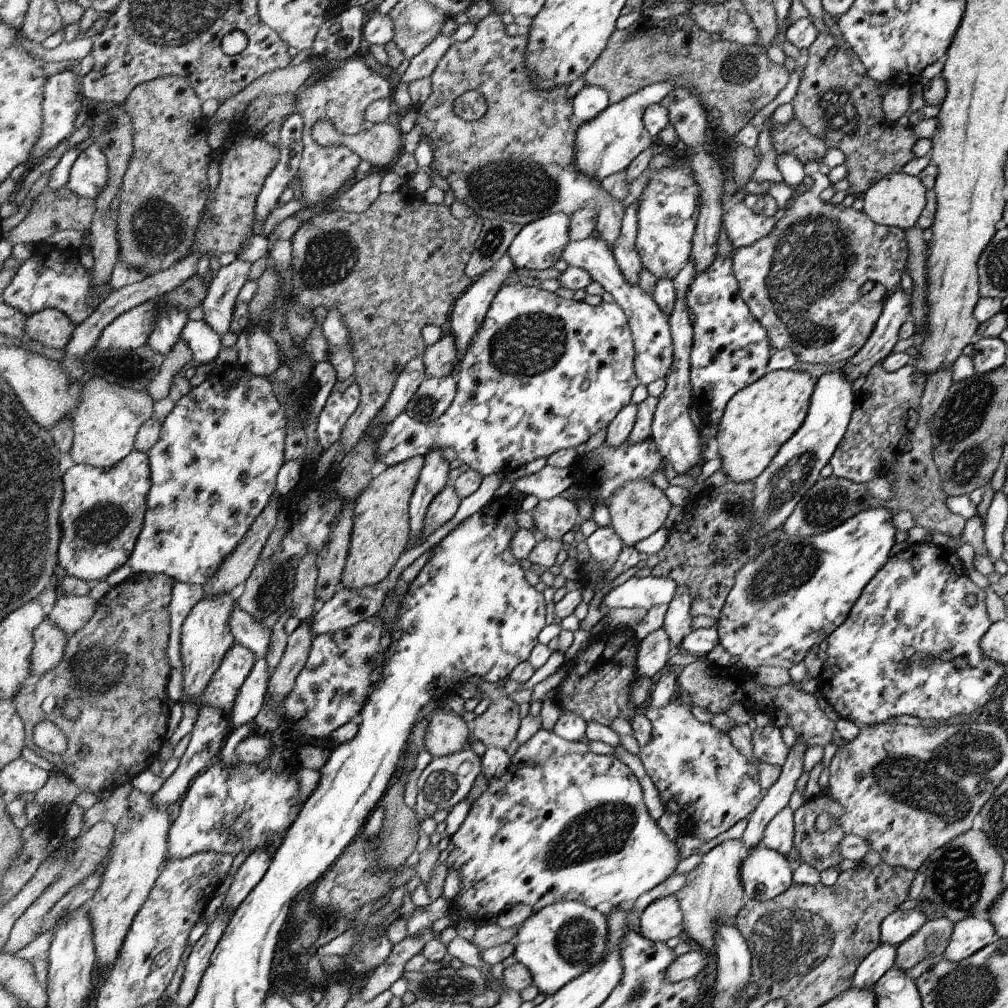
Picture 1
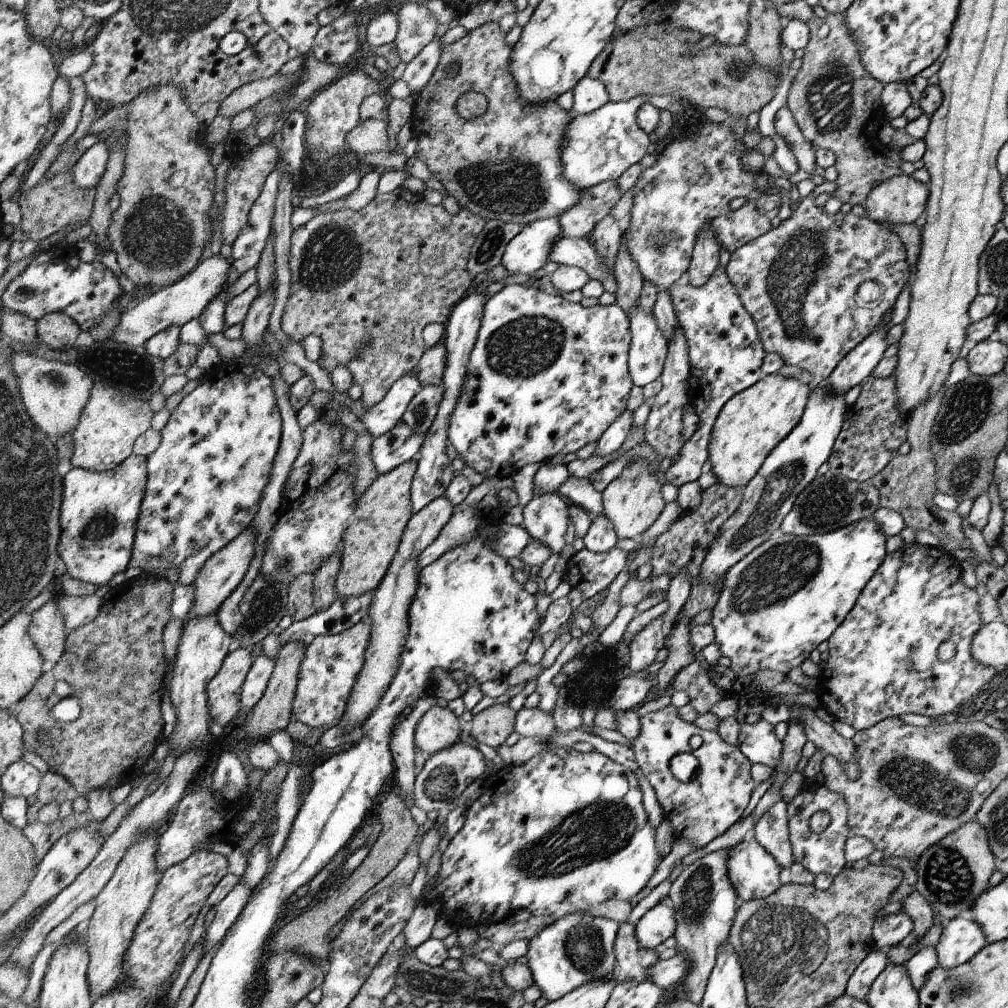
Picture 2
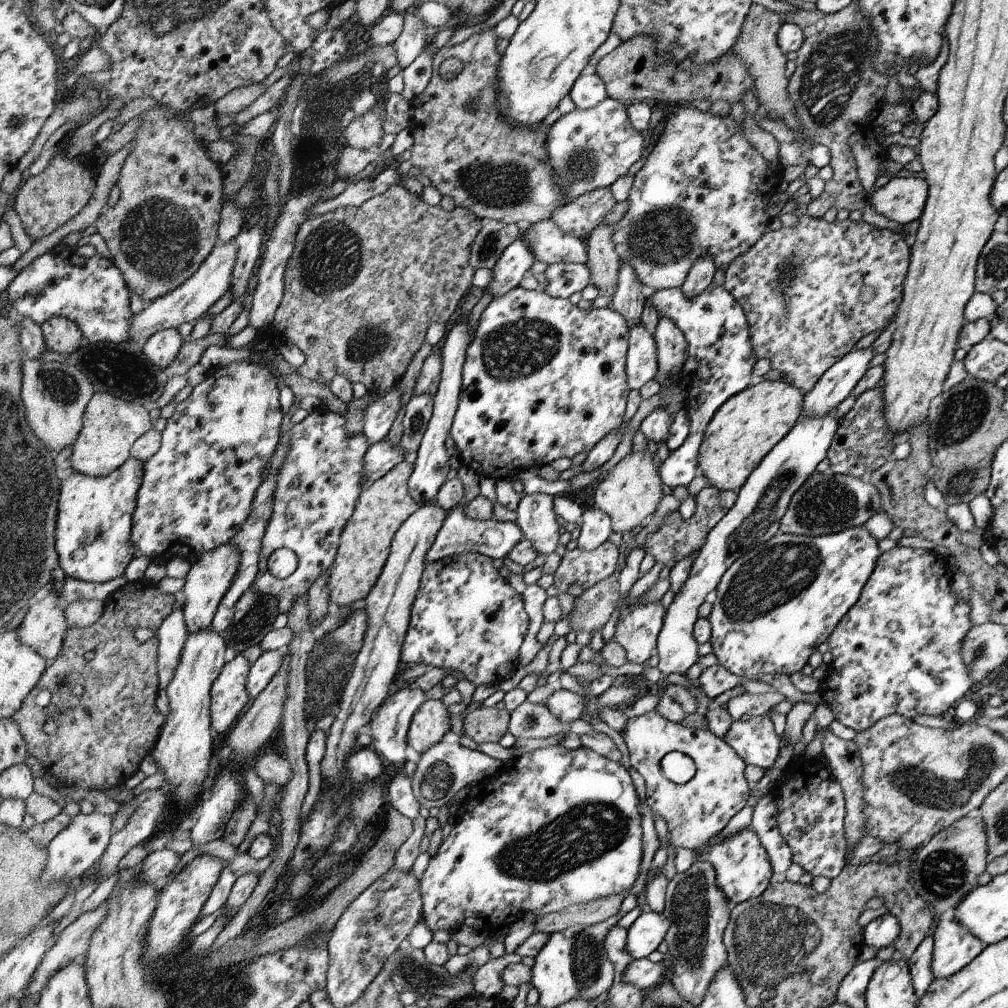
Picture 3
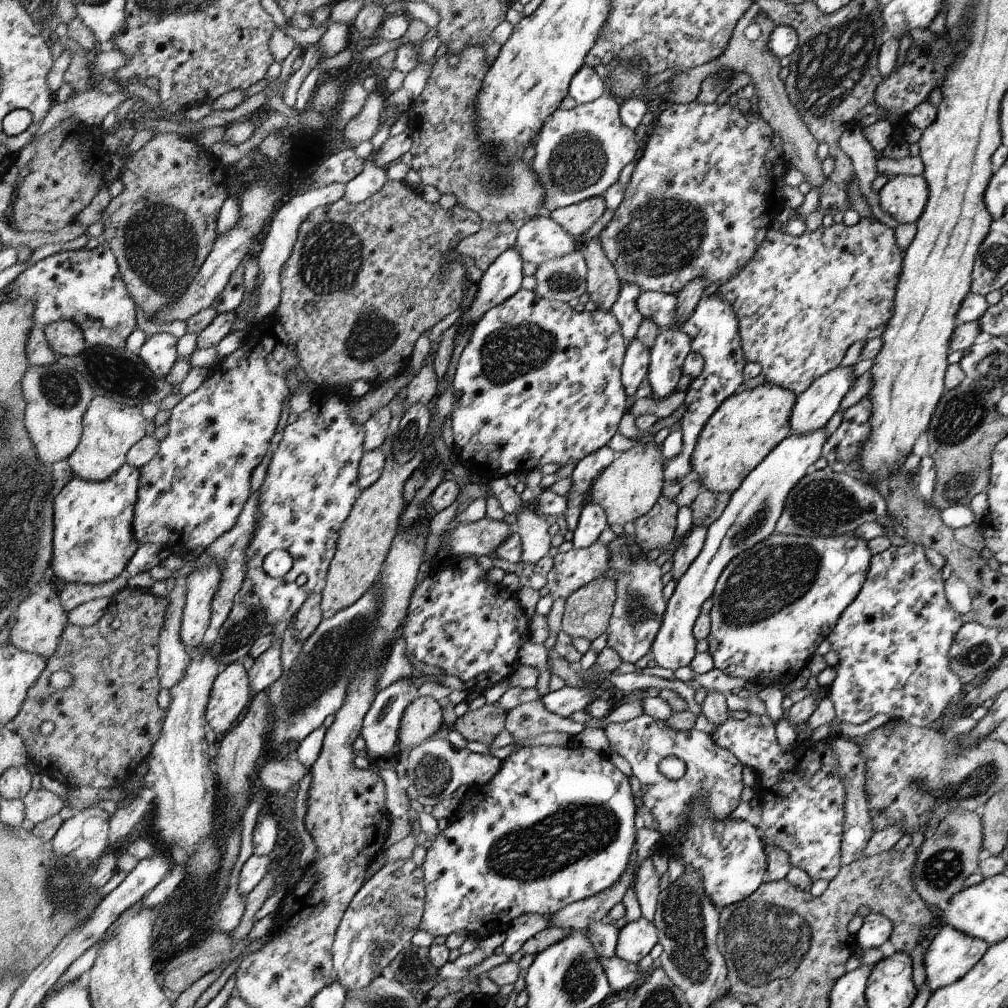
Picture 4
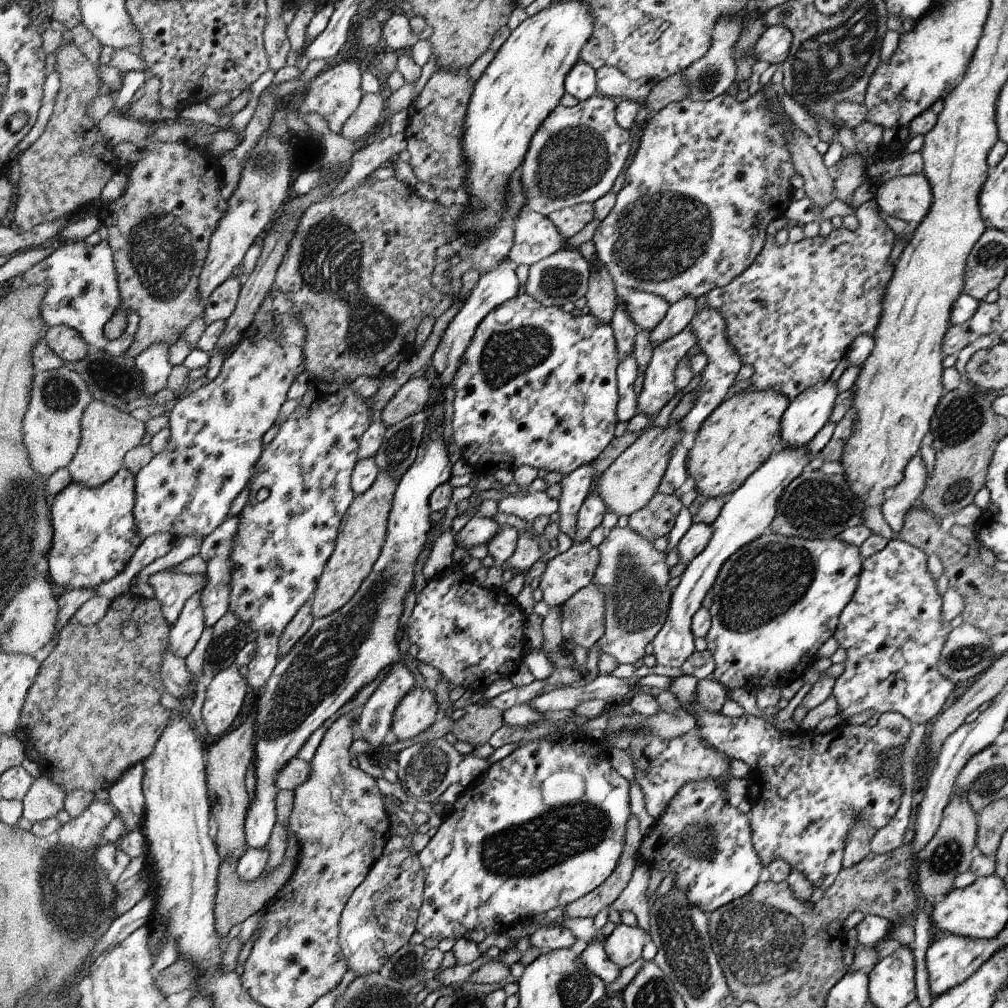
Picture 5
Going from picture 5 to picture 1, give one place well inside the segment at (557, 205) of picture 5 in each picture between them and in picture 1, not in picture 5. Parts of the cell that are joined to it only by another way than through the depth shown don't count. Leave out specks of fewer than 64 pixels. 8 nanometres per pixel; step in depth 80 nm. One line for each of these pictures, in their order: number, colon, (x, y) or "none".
1: (606, 145)
2: (600, 146)
3: (593, 148)
4: (580, 153)

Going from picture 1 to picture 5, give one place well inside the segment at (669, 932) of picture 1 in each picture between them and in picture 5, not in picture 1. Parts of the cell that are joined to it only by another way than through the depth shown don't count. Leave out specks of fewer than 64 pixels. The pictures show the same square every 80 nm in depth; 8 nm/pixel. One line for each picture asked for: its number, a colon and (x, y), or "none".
2: (659, 923)
3: (645, 934)
4: (637, 939)
5: (624, 945)

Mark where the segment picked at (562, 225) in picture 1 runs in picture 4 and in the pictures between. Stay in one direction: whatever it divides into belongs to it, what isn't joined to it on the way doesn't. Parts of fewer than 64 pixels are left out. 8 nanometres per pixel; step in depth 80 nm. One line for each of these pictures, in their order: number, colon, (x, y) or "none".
2: (529, 250)
3: (512, 267)
4: (503, 278)

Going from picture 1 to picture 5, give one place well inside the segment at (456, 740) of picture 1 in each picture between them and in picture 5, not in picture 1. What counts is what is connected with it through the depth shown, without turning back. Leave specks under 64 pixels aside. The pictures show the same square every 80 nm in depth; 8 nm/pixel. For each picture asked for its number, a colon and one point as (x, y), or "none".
2: (438, 728)
3: (430, 723)
4: (423, 718)
5: (416, 711)

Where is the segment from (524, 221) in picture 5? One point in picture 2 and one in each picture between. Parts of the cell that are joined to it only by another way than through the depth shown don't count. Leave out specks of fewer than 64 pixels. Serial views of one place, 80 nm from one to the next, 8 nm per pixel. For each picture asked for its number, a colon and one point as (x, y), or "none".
2: (580, 252)
3: (549, 244)
4: (541, 239)

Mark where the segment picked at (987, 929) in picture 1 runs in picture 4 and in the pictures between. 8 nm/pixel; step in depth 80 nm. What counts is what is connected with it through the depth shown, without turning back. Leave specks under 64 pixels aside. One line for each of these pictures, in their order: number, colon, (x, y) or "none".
2: (961, 939)
3: (954, 947)
4: (952, 953)

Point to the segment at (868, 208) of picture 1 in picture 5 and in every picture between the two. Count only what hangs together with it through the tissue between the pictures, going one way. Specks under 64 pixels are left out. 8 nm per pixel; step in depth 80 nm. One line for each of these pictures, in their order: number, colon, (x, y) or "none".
2: (902, 198)
3: (903, 199)
4: (904, 197)
5: (909, 197)

